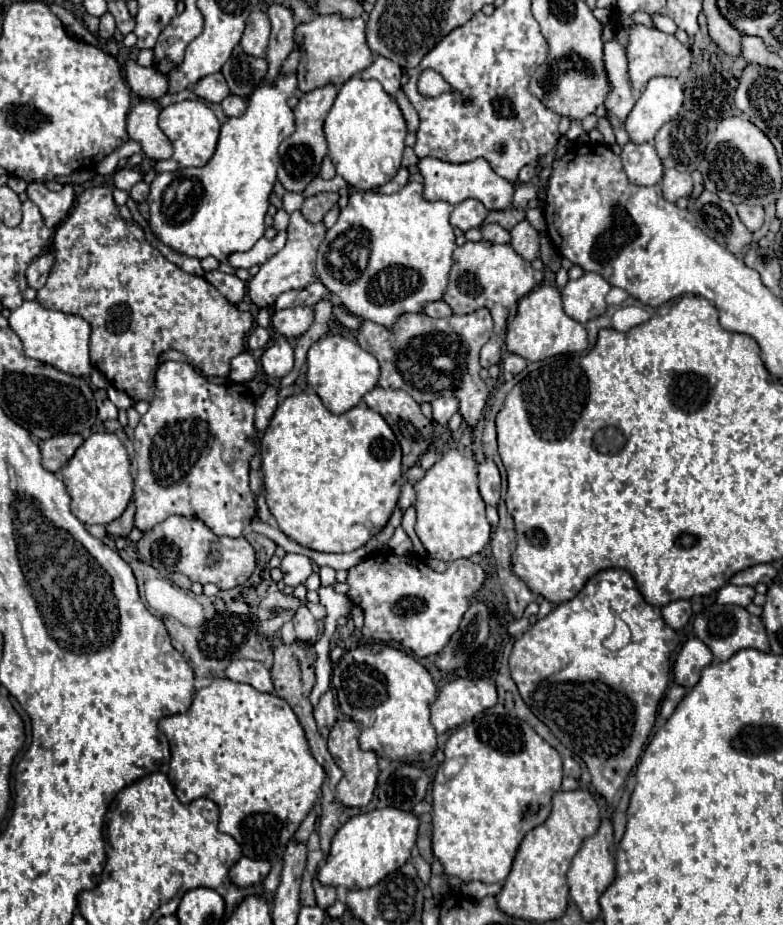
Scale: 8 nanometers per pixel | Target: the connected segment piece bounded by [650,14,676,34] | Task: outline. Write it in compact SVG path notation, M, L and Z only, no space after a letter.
M650 14L650 18L652 18L652 22L654 22L654 26L658 28L658 30L662 30L662 32L666 32L666 34L674 34L674 20L670 20L670 18L666 18L666 16L662 16L662 18L658 18L656 20L656 14Z

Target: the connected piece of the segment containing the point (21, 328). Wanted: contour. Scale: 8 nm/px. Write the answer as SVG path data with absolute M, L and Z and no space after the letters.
M36 300L24 302L20 308L12 310L8 318L10 328L18 334L24 344L24 354L28 358L40 360L50 364L70 376L88 378L92 374L92 364L88 358L88 340L90 340L90 326L84 318L64 312L54 312L40 306Z

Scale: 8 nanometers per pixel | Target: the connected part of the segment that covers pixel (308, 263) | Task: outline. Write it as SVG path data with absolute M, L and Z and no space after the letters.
M300 212L290 214L286 246L278 254L274 254L274 258L268 258L268 262L260 266L260 272L248 282L248 294L250 294L252 302L262 308L262 306L274 304L282 292L298 290L298 288L304 288L310 282L314 282L316 280L316 274L314 274L316 254L318 254L318 246L320 246L324 234L326 234L326 228L322 222L310 224L302 218Z

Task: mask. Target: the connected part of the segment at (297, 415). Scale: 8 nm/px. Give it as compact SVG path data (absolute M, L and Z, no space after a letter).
M300 392L300 394L294 394L294 396L288 396L274 412L266 432L264 432L264 438L260 442L260 456L262 458L262 465L260 466L262 474L264 474L264 488L266 488L266 502L268 502L268 508L272 512L272 516L276 518L278 522L278 528L288 536L292 538L294 542L306 546L306 548L312 548L312 550L318 550L318 552L352 552L360 546L364 546L372 536L376 536L390 520L390 514L392 510L396 508L396 502L398 502L398 496L400 496L400 490L402 490L402 450L398 446L398 440L394 436L394 432L390 430L390 426L386 424L386 420L370 410L366 404L364 406L354 406L352 410L348 410L346 414L350 414L350 420L348 416L340 414L332 414L326 410L326 406L322 404L322 400L318 398L318 394L314 392Z

